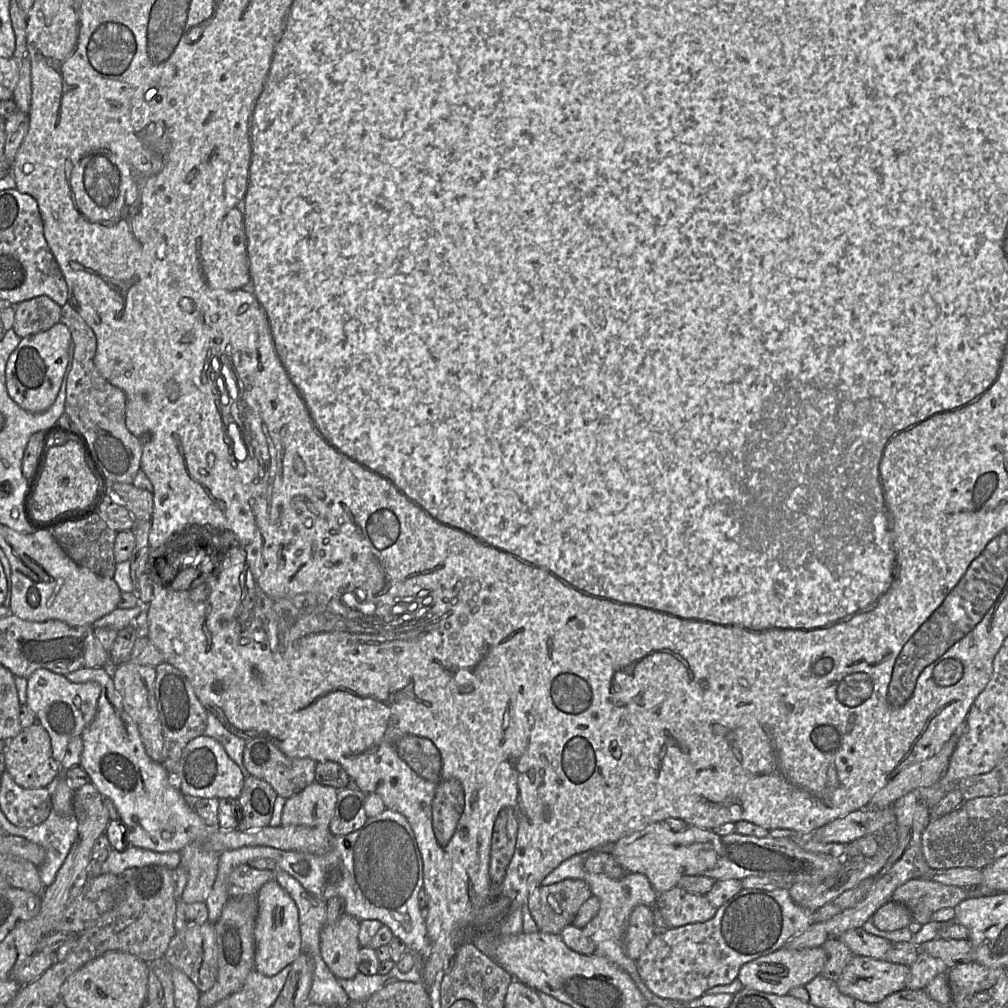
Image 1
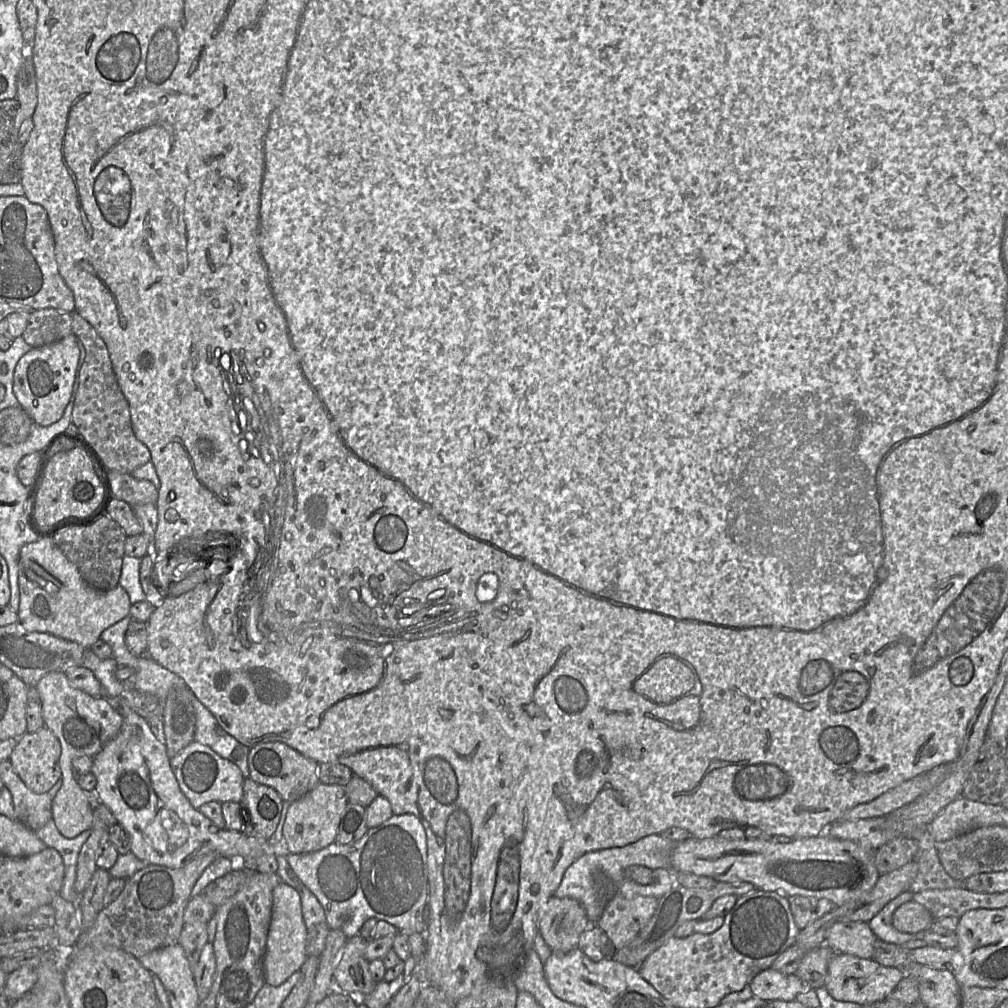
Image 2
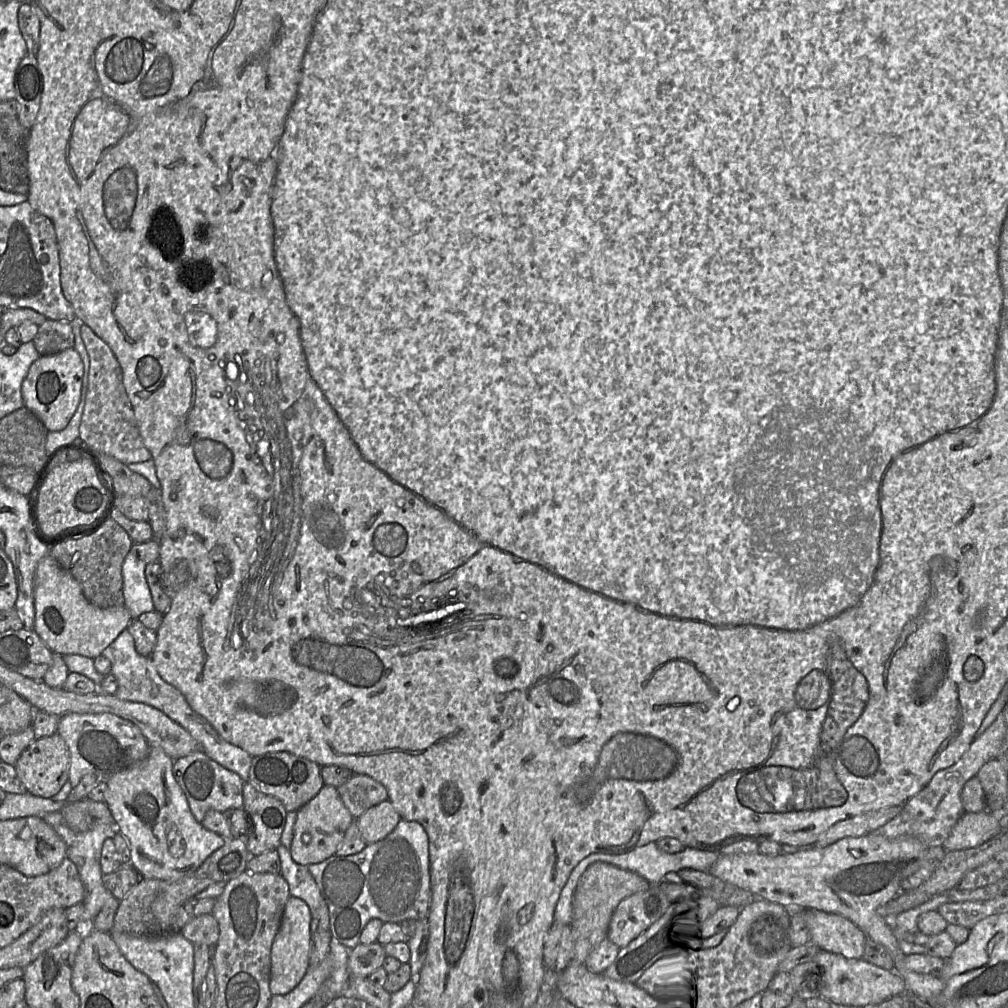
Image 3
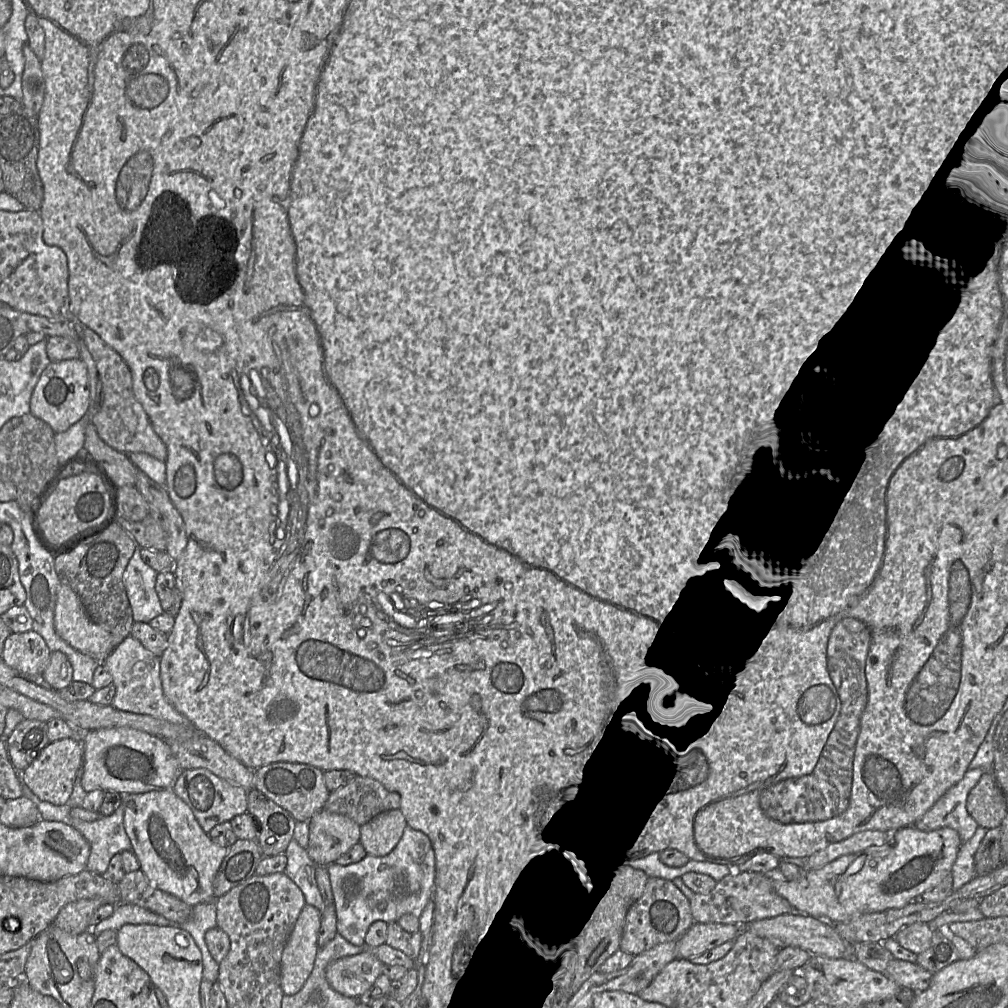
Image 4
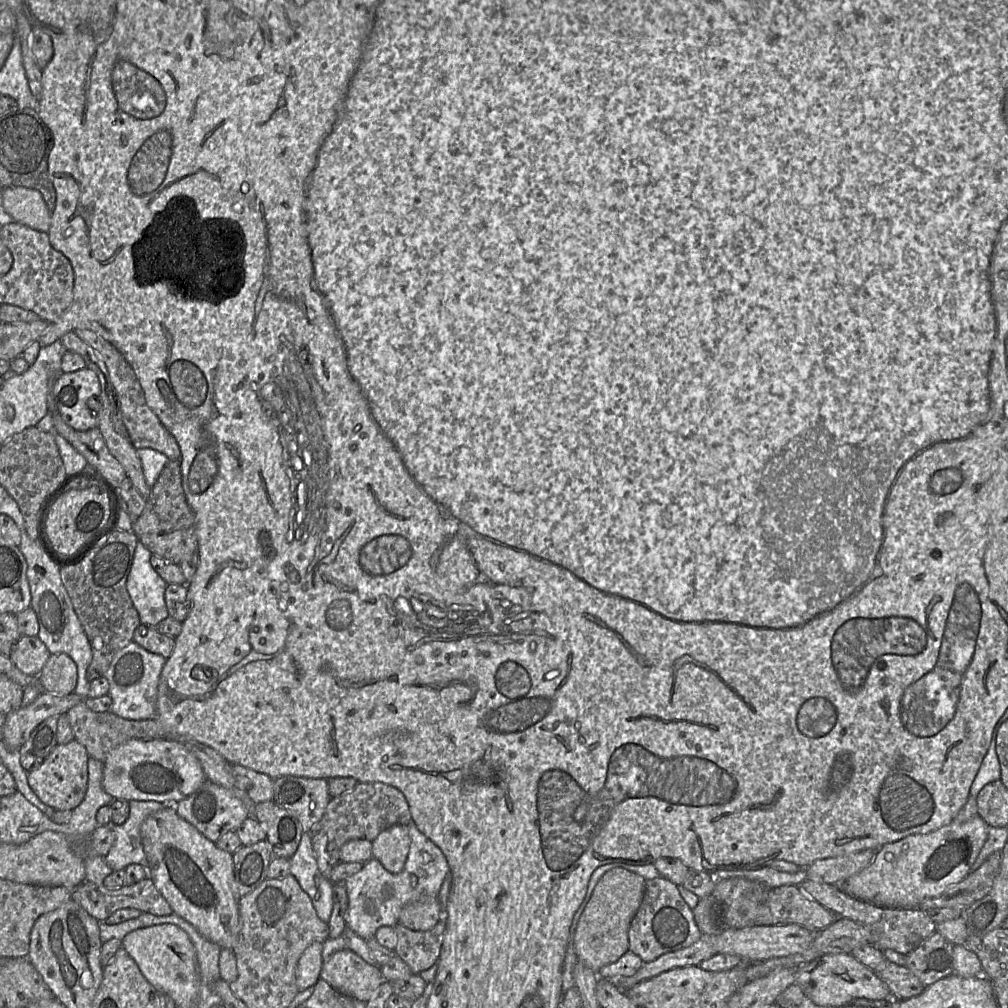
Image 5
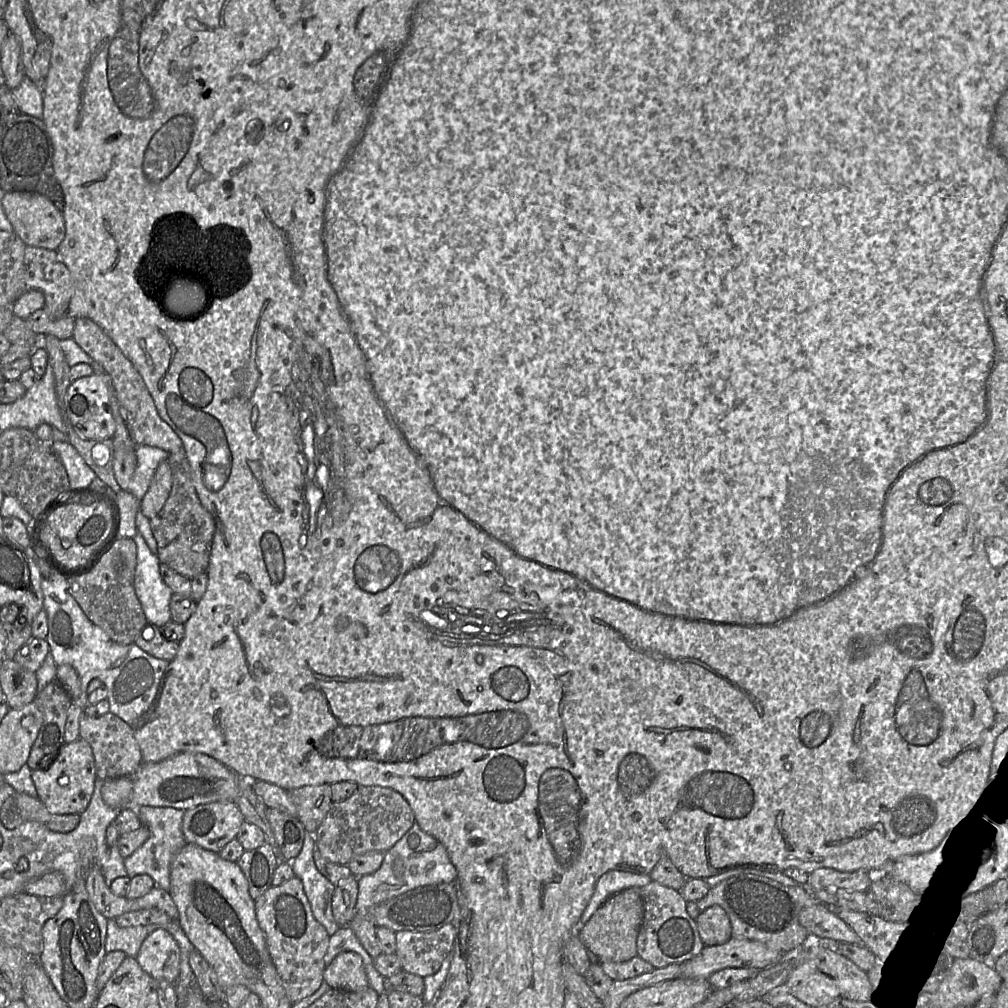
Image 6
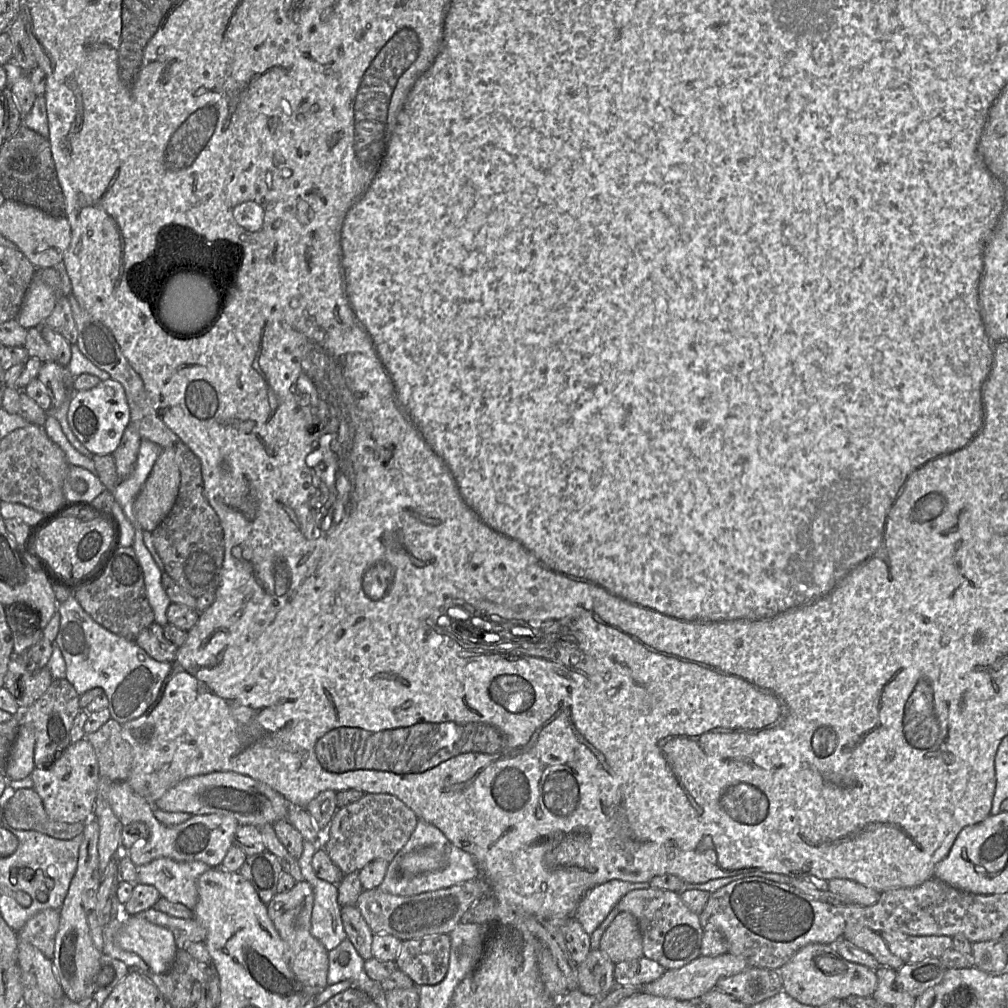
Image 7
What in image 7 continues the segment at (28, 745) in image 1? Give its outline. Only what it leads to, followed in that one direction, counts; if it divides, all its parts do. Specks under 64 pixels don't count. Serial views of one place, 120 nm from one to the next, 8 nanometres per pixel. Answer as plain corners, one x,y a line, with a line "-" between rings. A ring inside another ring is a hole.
84,737
71,743
50,767
35,767
31,777
48,815
60,822
86,822
93,816
100,782
99,762
92,743

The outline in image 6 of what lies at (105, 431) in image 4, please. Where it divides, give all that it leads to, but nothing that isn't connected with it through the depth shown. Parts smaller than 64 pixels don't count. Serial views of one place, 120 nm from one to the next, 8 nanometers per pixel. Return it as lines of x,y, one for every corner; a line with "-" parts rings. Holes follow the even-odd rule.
78,318
72,338
111,377
122,416
136,445
158,447
168,453
182,449
182,440
159,416
143,378
103,329
89,318

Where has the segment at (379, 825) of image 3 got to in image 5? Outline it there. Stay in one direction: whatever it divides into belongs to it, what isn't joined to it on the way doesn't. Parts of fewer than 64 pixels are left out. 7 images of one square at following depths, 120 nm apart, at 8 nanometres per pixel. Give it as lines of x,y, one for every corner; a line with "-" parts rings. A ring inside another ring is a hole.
392,825
371,842
372,856
391,873
399,873
405,867
410,846
408,829
408,825

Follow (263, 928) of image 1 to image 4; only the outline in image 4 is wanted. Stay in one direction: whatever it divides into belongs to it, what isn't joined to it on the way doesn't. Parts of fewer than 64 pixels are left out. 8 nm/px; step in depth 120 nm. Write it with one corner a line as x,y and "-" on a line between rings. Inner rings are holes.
306,904
284,947
281,958
281,988
287,996
297,994
312,973
319,951
321,917
317,908

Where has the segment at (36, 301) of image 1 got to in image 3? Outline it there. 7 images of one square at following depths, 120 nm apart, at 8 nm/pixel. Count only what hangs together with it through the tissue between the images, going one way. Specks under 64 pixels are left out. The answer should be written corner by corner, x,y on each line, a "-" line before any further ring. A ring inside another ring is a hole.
46,319
38,328
34,345
40,355
53,355
75,347
72,324

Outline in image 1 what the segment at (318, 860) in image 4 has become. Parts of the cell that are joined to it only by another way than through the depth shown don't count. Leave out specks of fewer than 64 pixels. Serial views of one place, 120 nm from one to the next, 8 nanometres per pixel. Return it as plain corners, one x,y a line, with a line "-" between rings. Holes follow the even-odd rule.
315,781
301,792
286,799
281,826
327,825
334,814
338,790

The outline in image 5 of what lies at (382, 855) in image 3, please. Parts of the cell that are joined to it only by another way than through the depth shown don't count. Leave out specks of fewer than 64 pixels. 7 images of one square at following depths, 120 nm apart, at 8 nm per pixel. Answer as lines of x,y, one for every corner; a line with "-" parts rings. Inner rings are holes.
413,821
409,823
408,828
410,846
405,867
401,872
389,872
373,857
363,863
360,871
344,881
349,899
345,914
346,927
365,941
373,938
381,926
394,927
405,905
437,897
446,875
450,872
442,850
420,832

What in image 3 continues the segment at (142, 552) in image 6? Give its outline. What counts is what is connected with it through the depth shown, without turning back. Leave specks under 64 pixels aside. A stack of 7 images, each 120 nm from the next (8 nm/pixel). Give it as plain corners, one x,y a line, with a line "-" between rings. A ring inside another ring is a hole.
129,551
122,565
125,607
132,619
137,619
144,612
154,610
151,592
145,577
146,564

